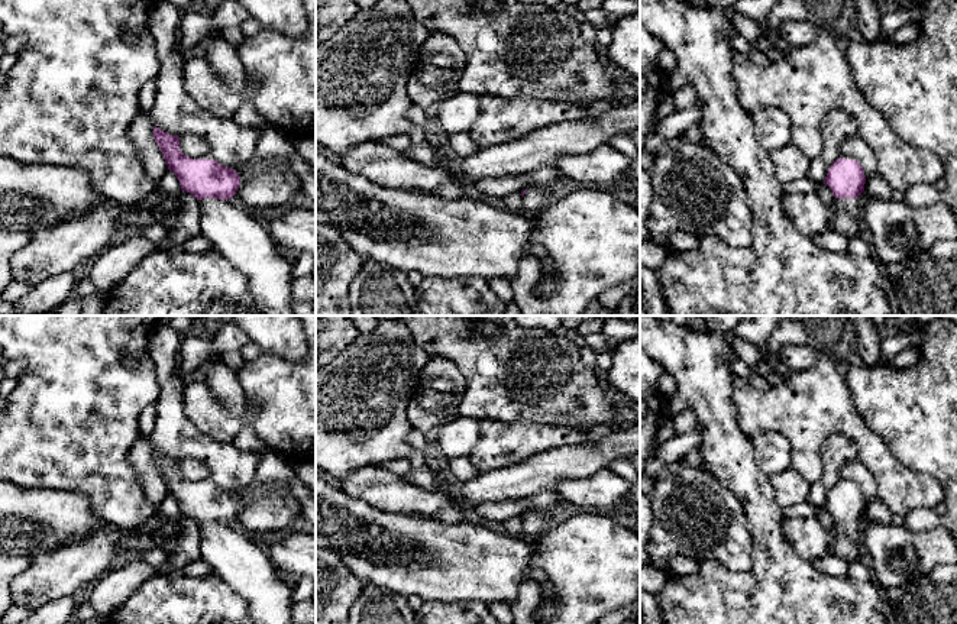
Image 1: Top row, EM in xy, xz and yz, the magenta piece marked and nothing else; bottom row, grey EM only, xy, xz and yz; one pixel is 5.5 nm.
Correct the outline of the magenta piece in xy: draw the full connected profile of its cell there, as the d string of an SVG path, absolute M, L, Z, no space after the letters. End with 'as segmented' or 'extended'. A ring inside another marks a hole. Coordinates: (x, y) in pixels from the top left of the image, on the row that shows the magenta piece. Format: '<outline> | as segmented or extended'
M153 126L153 139L164 155L168 169L177 175L181 190L198 200L201 233L211 242L213 249L248 277L249 291L256 308L264 316L294 316L291 285L297 275L292 268L292 256L275 245L265 223L232 204L230 198L240 185L237 172L214 159L185 156L180 149L180 138L156 126Z | extended

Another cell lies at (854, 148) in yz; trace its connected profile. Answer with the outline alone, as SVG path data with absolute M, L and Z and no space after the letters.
M859 135L843 142L841 152L844 159L854 159L860 162L866 180L877 172L877 161L873 151Z

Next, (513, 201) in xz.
M513 193L502 198L505 204L505 210L511 213L518 213L523 207L523 195L521 193Z

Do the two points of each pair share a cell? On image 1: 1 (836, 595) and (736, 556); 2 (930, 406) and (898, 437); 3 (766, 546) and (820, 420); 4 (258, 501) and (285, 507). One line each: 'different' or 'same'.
1: different
2: same
3: different
4: same

